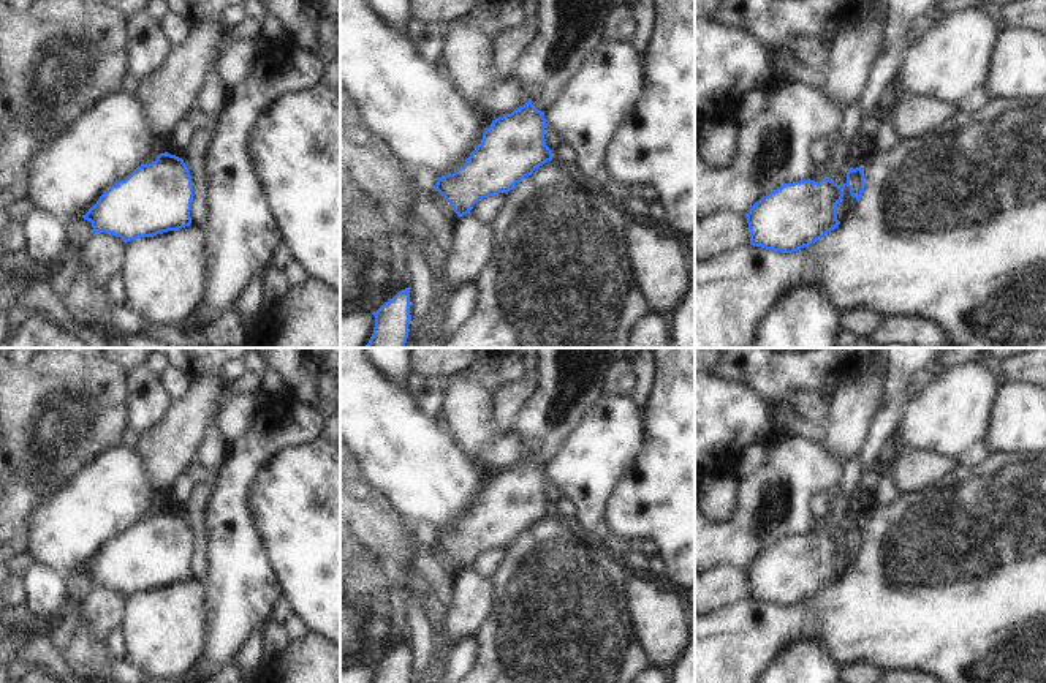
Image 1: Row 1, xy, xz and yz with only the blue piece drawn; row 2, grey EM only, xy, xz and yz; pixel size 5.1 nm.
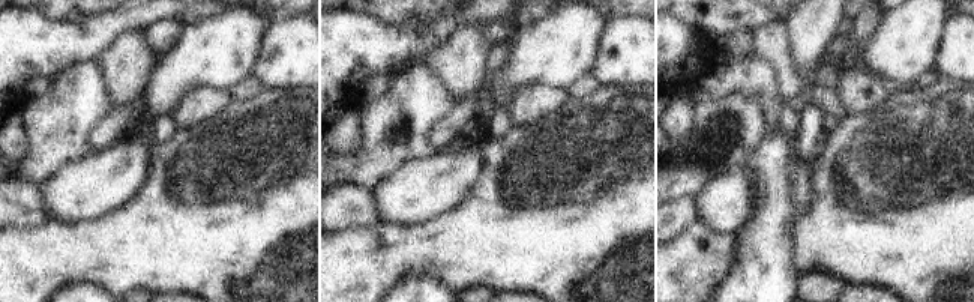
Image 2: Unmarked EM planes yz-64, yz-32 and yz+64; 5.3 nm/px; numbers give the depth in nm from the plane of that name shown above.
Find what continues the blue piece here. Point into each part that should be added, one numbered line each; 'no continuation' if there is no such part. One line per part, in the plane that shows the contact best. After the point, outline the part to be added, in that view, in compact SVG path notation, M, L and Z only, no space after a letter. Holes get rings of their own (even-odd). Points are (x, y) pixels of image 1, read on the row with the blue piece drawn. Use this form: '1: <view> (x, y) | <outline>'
no continuation

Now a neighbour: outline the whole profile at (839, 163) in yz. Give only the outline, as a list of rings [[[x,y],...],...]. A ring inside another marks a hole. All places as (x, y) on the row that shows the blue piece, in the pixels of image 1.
[[[832,133],[826,139],[831,145],[831,157],[826,163],[826,175],[837,185],[847,183],[847,172],[851,168],[851,160],[848,157],[848,141],[845,141],[839,133]]]

